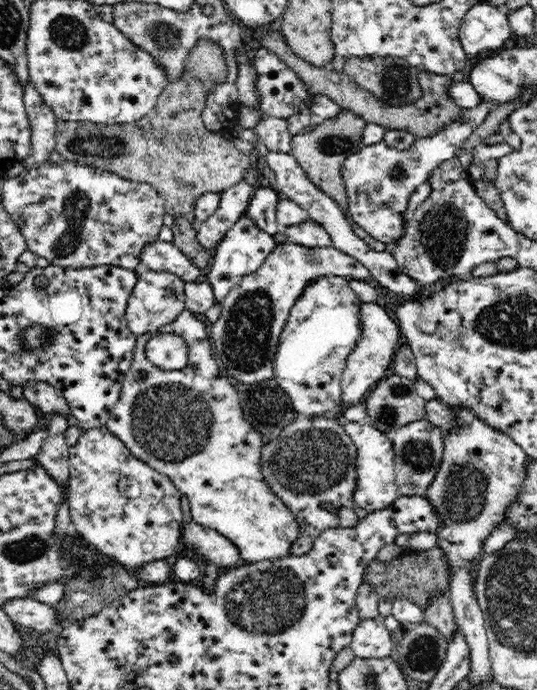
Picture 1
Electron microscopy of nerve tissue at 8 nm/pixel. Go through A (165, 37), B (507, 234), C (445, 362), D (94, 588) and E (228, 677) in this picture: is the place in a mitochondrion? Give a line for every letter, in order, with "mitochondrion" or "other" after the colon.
A: mitochondrion
B: other
C: other
D: mitochondrion
E: other

